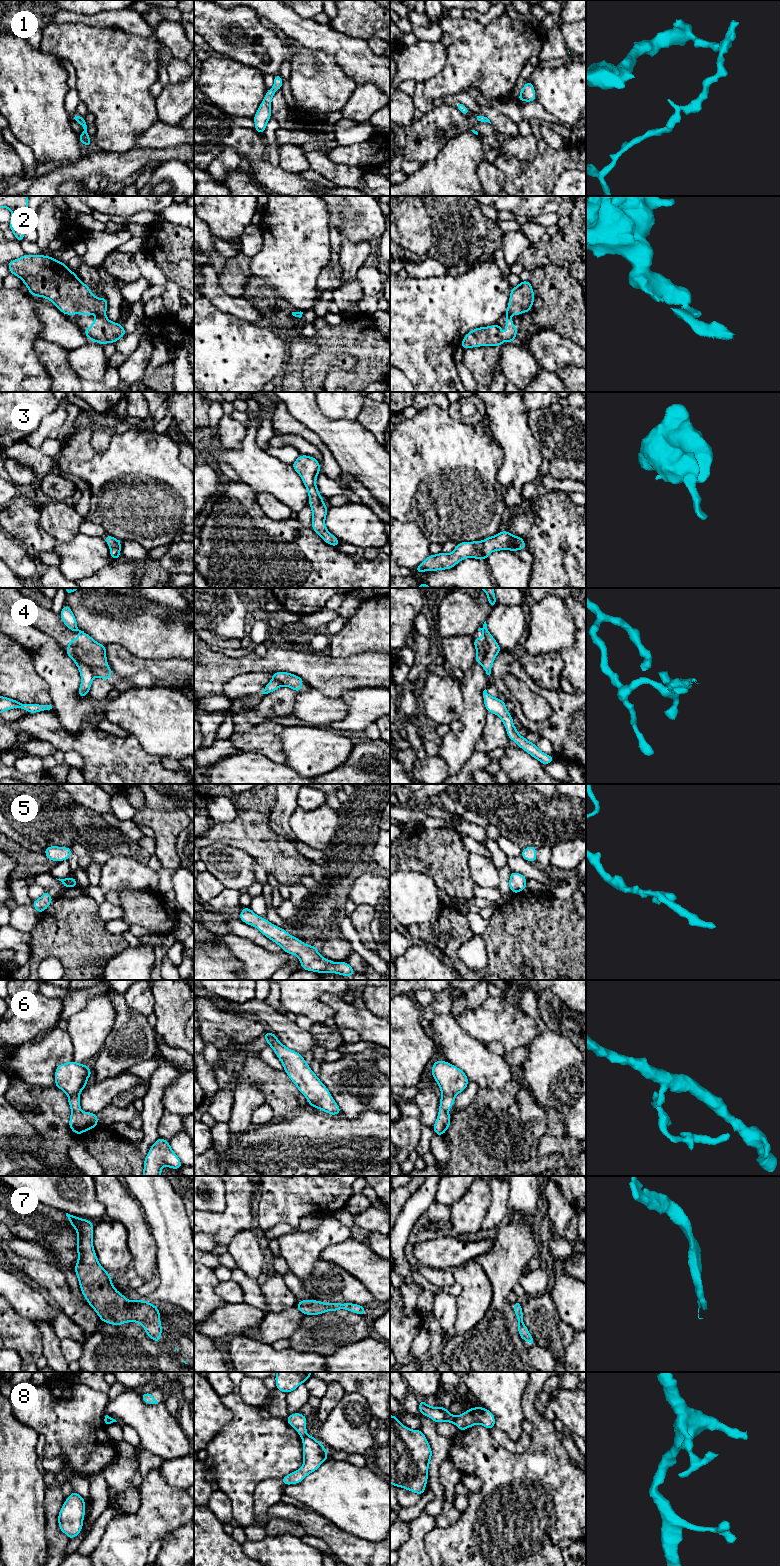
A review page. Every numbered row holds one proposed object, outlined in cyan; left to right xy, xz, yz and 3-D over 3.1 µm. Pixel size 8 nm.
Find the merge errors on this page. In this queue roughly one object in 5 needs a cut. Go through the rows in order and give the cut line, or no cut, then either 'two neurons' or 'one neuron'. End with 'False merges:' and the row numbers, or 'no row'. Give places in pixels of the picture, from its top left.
1: cut none; one neuron
2: cut none; one neuron
3: cut none; one neuron
4: cut yz (484, 634), (487, 640), (487, 650), (481, 663); two neurons
5: cut none; one neuron
6: cut yz (442, 1094), (454, 1097); two neurons
7: cut none; one neuron
8: cut yz (455, 1417), (452, 1422); two neurons
False merges: 4, 6, 8

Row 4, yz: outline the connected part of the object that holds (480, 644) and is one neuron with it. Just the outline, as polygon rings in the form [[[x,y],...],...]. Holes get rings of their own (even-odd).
[[[484,635],[482,638],[474,638],[473,641],[476,648],[474,663],[482,663],[488,648],[486,636]]]

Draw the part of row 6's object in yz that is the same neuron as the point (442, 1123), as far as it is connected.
[[[442,1095],[440,1098],[439,1113],[437,1120],[433,1125],[435,1135],[442,1136],[446,1130],[450,1127],[450,1114],[448,1109],[453,1107],[455,1097],[450,1095]]]

